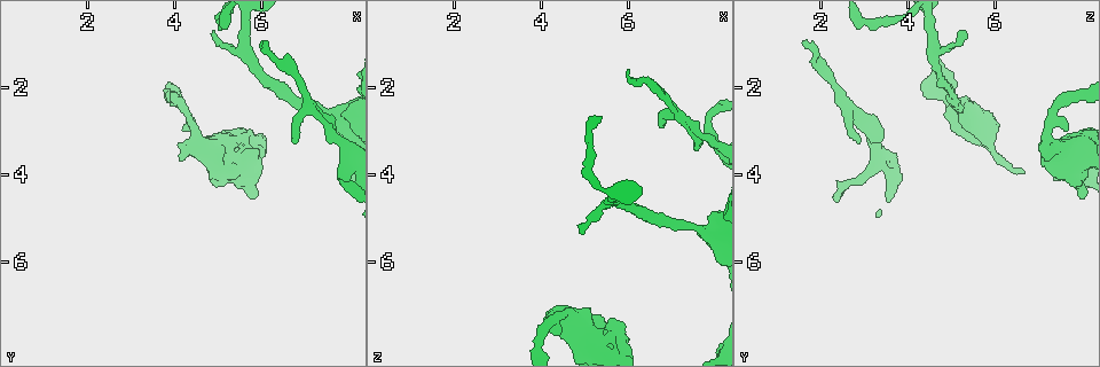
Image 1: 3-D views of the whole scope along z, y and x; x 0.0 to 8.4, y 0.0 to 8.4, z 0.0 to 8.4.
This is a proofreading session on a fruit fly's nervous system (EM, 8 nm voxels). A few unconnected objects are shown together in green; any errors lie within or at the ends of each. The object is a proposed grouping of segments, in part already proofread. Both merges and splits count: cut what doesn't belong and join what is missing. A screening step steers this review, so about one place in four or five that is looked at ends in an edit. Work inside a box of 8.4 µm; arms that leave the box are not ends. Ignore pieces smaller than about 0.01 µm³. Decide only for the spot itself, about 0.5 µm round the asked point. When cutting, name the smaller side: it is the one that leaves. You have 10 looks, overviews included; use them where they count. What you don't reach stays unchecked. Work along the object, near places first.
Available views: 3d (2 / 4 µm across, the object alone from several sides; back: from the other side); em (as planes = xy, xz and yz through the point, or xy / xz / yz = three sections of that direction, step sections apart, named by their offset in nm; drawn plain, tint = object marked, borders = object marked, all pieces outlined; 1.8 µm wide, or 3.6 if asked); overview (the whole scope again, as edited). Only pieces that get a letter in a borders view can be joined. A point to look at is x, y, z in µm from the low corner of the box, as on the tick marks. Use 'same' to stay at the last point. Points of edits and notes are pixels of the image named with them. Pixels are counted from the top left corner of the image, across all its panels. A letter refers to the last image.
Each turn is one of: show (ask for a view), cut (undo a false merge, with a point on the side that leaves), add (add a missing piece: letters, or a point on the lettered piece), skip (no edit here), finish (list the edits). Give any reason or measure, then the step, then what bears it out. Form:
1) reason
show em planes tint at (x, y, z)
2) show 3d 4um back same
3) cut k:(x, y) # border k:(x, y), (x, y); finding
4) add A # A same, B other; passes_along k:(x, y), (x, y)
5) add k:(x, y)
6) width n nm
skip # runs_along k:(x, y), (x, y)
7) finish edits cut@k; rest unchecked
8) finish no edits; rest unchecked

calibre changes
show 3d 2um at (7.95, 3.90, 3.25)

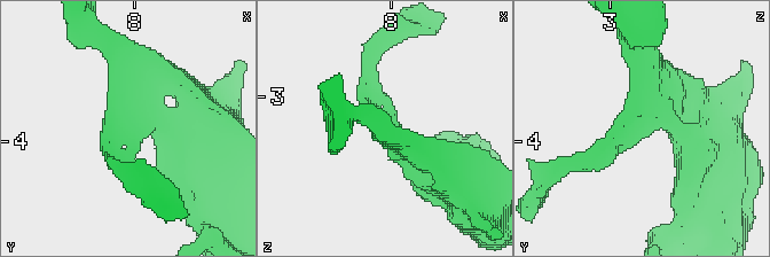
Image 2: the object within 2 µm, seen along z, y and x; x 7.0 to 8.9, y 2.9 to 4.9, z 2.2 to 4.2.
need the tissue
show em planes plain at (7.96, 3.88, 3.26)

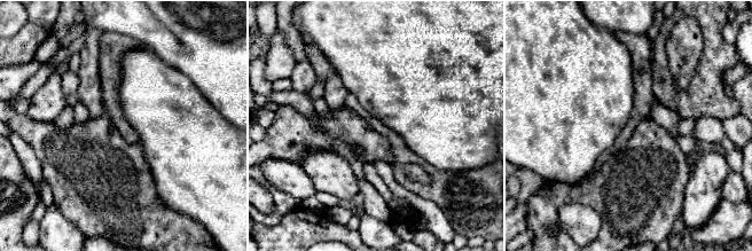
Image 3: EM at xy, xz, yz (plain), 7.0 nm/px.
what lies round it
show em planes borders same

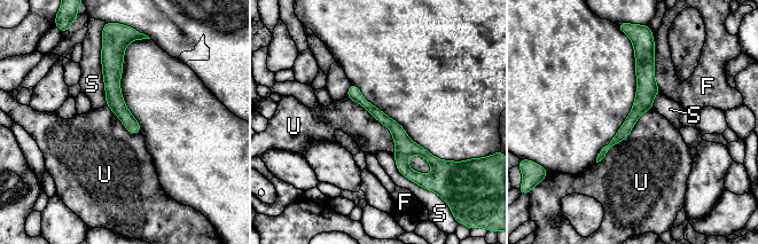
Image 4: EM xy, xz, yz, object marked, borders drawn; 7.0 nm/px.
width 90 nm
skip # F other, S other, U other; border 4:(651, 109), (596, 163); one cell here

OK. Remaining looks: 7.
calibre changes
show 3d 4um at (7.85, 2.65, 5.35)

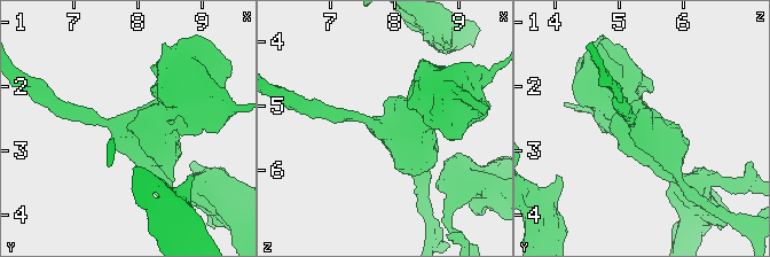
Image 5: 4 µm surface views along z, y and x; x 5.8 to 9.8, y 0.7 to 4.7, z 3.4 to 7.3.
show em 3.6um xy step 4 borders at (7.85, 2.65, 5.35)

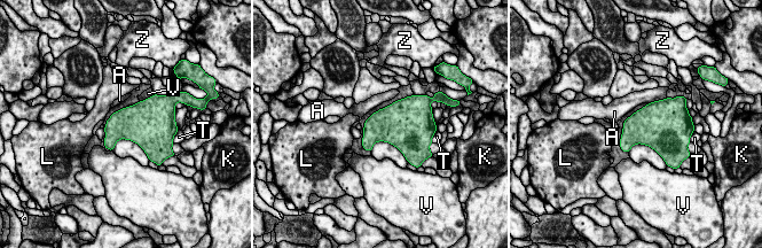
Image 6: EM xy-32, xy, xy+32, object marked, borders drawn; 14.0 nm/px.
another direction
show em 3.6um planes borders same

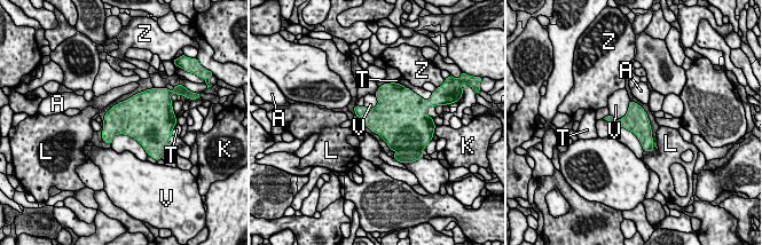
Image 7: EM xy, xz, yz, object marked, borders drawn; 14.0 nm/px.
width 320 nm
skip # A other, K other, L other, T other, V other, Z other; one cell here

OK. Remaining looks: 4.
tapers out
show em planes tint at (4.90, 0.70, 5.25)

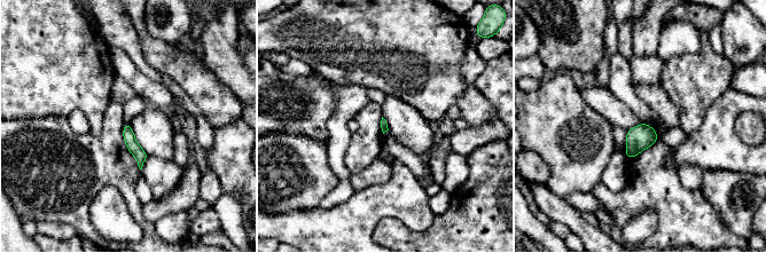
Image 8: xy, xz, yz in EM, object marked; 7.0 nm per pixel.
show em planes borders same

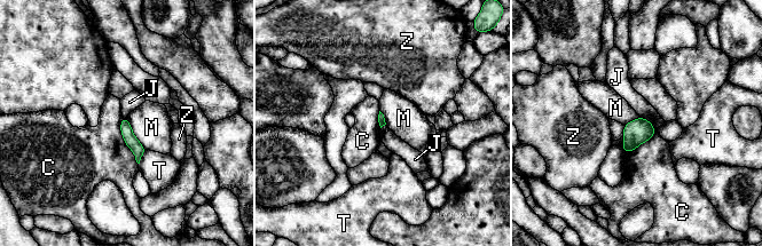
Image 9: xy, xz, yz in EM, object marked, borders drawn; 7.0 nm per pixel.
longest_contact C 360 nm
skip # C other, J other, M other, T other, Z other; no lettered piece goes on from it

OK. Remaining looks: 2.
thin end
show em planes plain at (6.00, 0.90, 1.65)

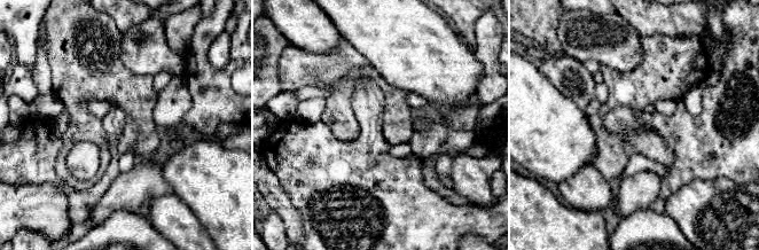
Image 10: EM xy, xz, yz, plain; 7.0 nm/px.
show em planes borders same

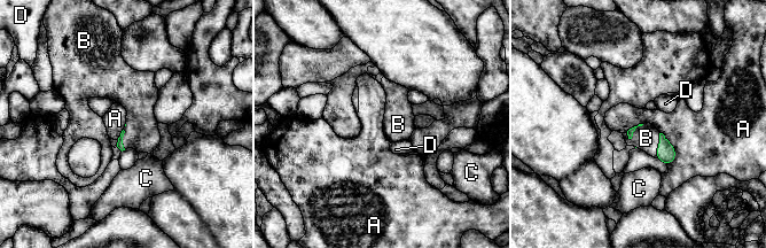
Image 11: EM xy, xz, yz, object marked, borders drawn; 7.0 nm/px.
longest_contact A 240 nm
add B # A other, B same, C other, D other; it goes on there

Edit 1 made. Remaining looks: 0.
finish edits add@11; rest unchecked

